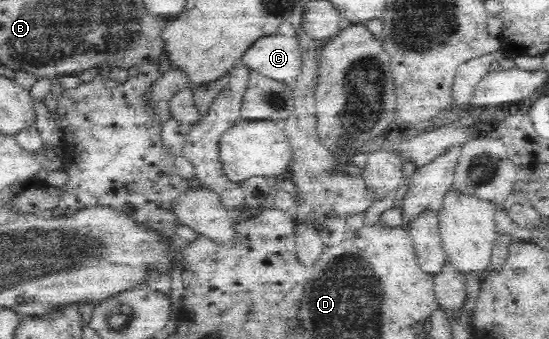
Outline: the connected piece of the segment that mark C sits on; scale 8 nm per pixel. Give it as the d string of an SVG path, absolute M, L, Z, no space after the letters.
M264 36L244 52L240 62L261 76L278 83L293 84L301 74L302 51L294 36Z

